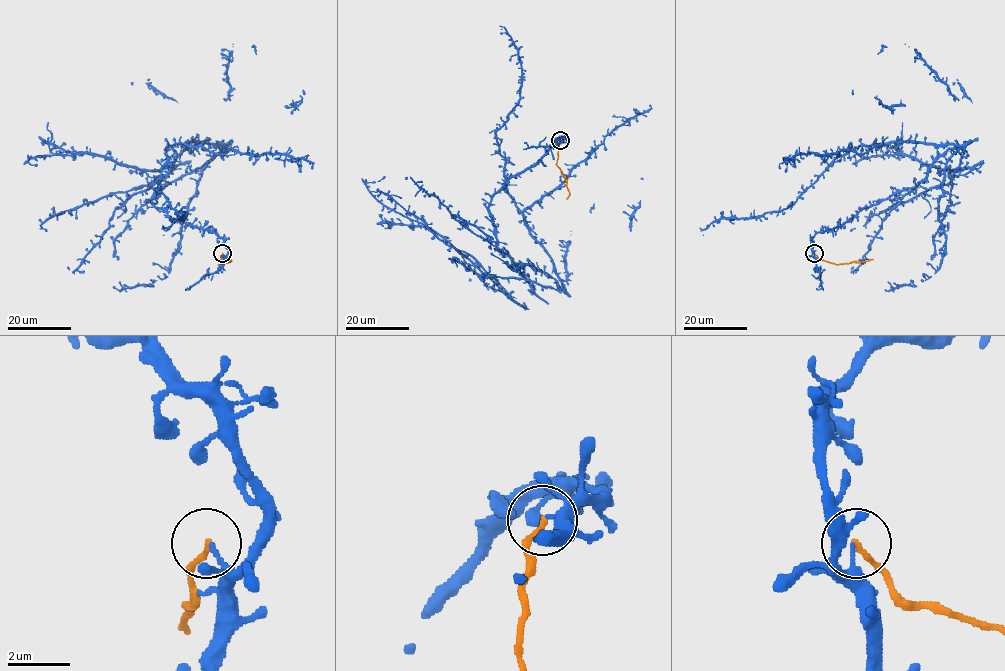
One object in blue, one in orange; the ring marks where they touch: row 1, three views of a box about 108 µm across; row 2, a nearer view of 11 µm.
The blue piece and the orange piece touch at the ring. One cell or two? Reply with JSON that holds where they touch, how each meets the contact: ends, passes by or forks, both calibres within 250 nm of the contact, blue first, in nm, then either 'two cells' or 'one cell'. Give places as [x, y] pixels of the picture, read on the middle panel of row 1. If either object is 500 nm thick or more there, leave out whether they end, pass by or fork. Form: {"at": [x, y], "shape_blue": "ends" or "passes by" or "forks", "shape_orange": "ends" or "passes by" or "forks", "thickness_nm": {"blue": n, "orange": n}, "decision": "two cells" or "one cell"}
{"at": [560, 140], "shape_blue": "ends", "shape_orange": "ends", "thickness_nm": {"blue": 120, "orange": 170}, "decision": "two cells"}

